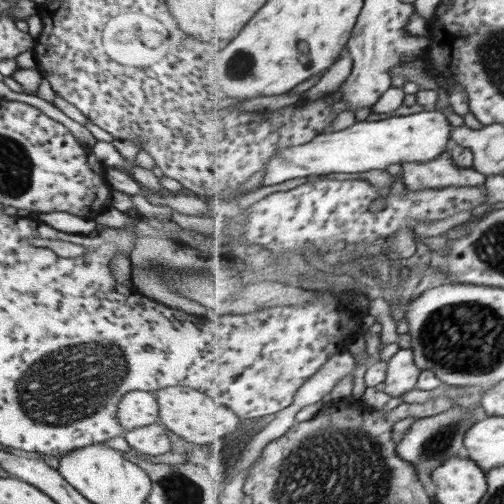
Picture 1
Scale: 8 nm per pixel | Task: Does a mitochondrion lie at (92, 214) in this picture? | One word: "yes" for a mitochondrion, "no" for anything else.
no

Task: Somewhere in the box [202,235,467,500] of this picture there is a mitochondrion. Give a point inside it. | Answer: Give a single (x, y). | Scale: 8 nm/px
(439, 441)

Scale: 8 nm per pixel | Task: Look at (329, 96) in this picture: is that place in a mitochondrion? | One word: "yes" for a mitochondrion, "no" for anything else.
no

